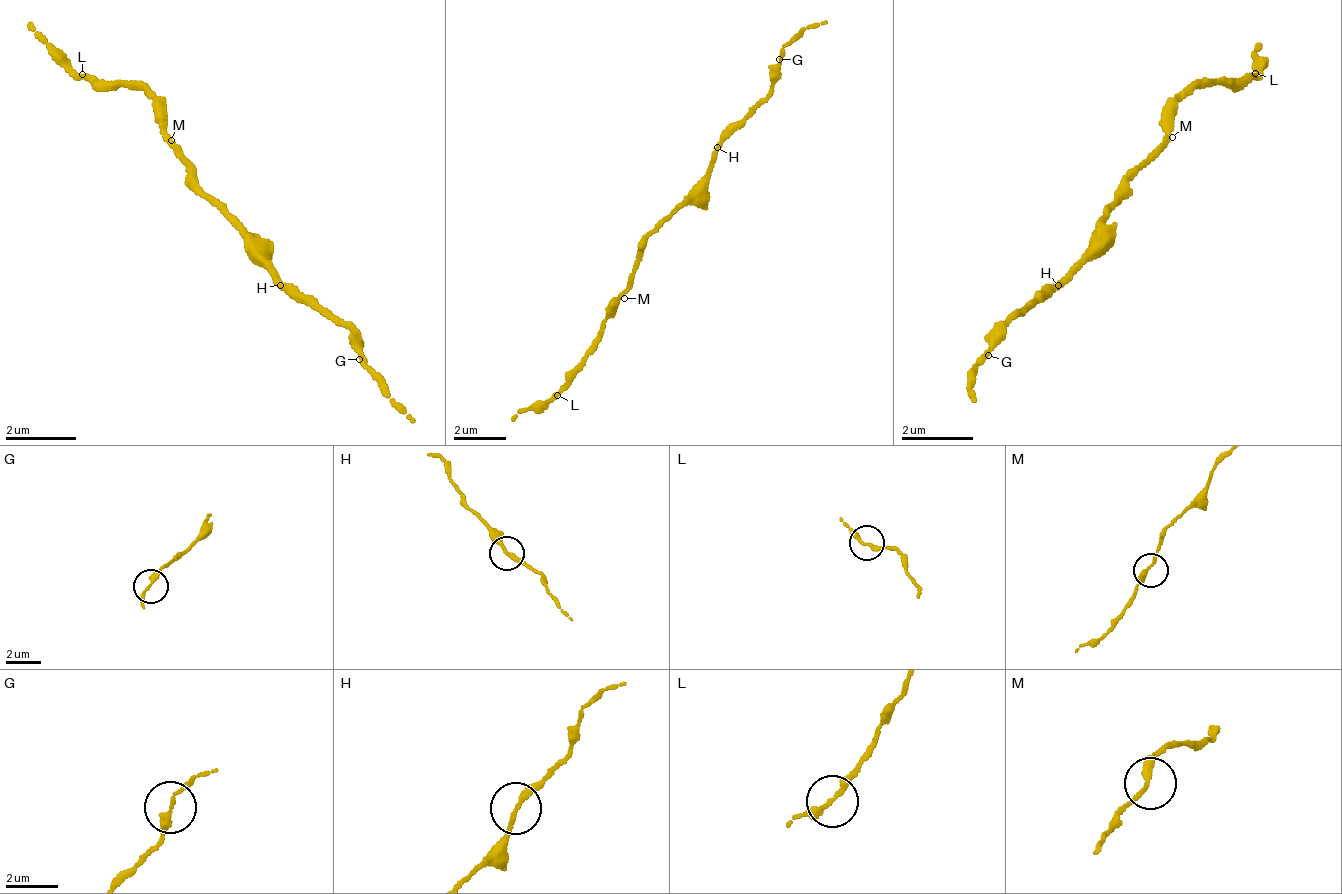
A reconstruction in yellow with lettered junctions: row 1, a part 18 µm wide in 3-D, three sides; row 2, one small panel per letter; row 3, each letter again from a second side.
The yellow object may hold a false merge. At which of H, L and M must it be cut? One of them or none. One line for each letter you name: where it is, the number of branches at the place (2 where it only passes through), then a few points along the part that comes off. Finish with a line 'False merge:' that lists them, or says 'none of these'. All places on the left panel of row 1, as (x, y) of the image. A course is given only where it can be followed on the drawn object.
False merge: none of these

